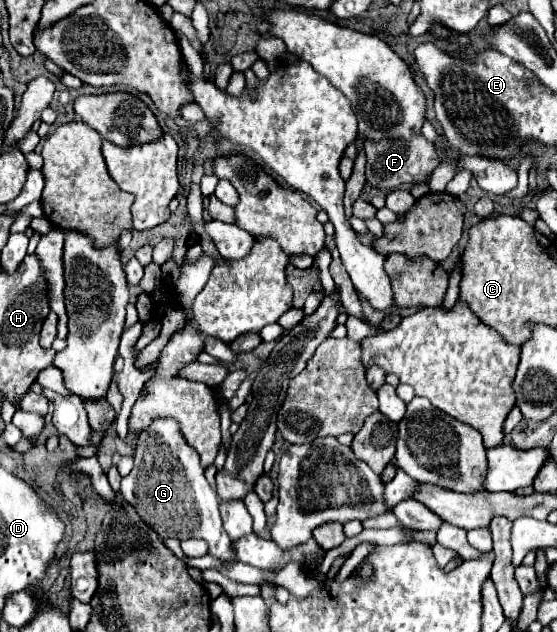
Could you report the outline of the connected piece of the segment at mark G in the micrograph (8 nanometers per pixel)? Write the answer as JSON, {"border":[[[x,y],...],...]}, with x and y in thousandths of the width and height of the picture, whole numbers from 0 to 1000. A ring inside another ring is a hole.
{"border":[[[273,665],[273,671],[251,684],[244,693],[241,741],[219,756],[215,782],[291,851],[363,851],[373,858],[381,880],[417,886],[417,858],[399,835],[391,810],[395,788],[366,756],[359,722],[352,722],[352,712],[323,690],[323,671],[316,671],[316,665]]]}

